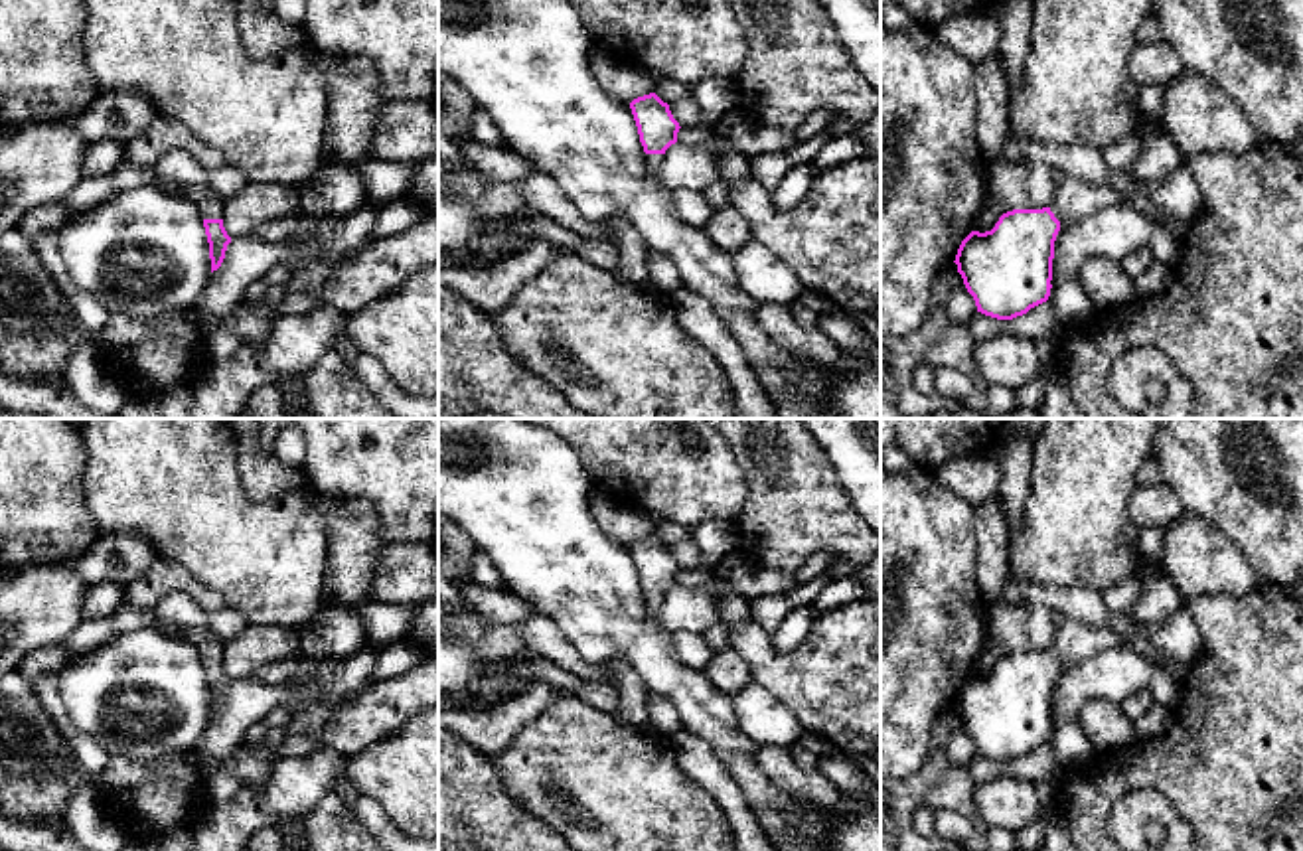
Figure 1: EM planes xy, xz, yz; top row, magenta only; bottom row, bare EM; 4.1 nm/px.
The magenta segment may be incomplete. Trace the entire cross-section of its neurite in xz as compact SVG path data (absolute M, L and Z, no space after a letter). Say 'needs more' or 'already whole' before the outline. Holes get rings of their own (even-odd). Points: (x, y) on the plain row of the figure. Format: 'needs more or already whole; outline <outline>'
needs more; outline M655 535L638 539L630 545L640 584L646 594L648 618L659 622L661 600L677 584L679 565L673 561L669 547Z

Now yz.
needs more; outline M1187 606L1131 634L1064 622L1048 650L1007 654L991 673L971 673L961 683L954 705L977 754L1013 762L1046 744L1060 667L1117 646L1131 648L1157 667L1163 661L1188 667L1202 650L1202 638Z

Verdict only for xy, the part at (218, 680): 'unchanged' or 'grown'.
grown

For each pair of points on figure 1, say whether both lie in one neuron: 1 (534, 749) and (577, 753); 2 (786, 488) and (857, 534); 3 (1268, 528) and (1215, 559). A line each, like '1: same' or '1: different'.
1: same
2: same
3: different

